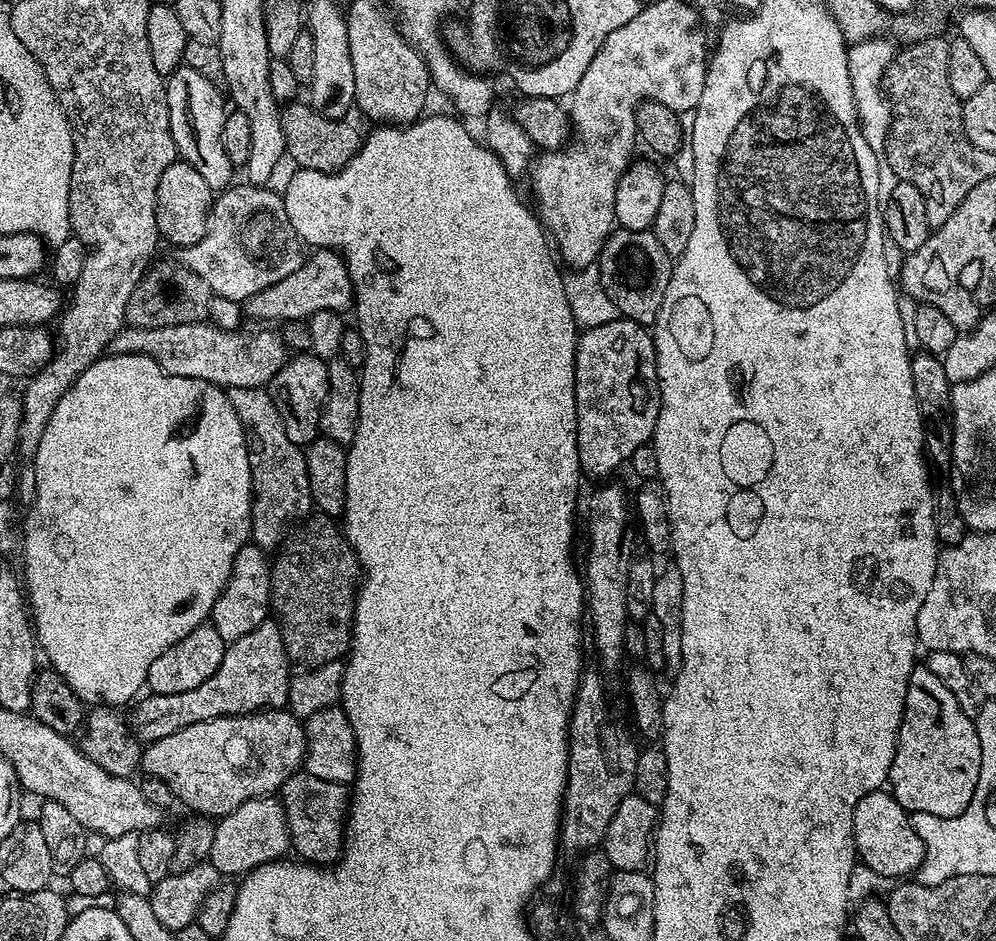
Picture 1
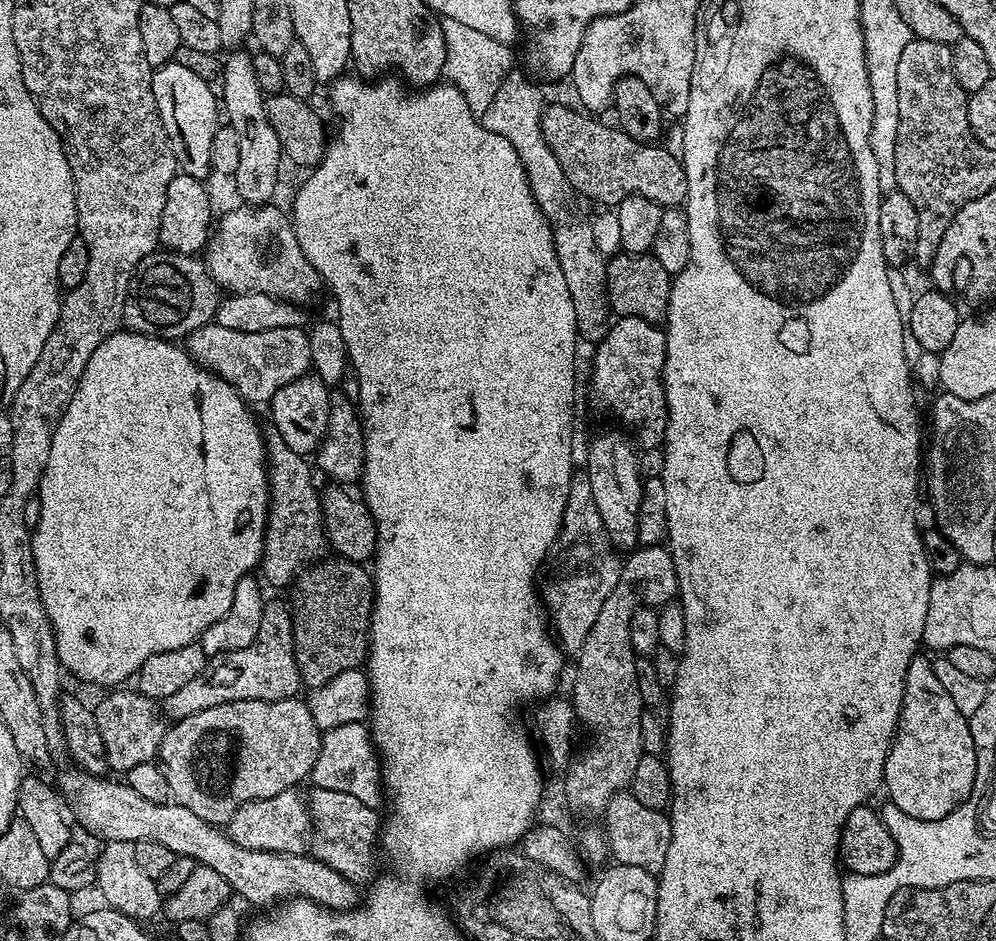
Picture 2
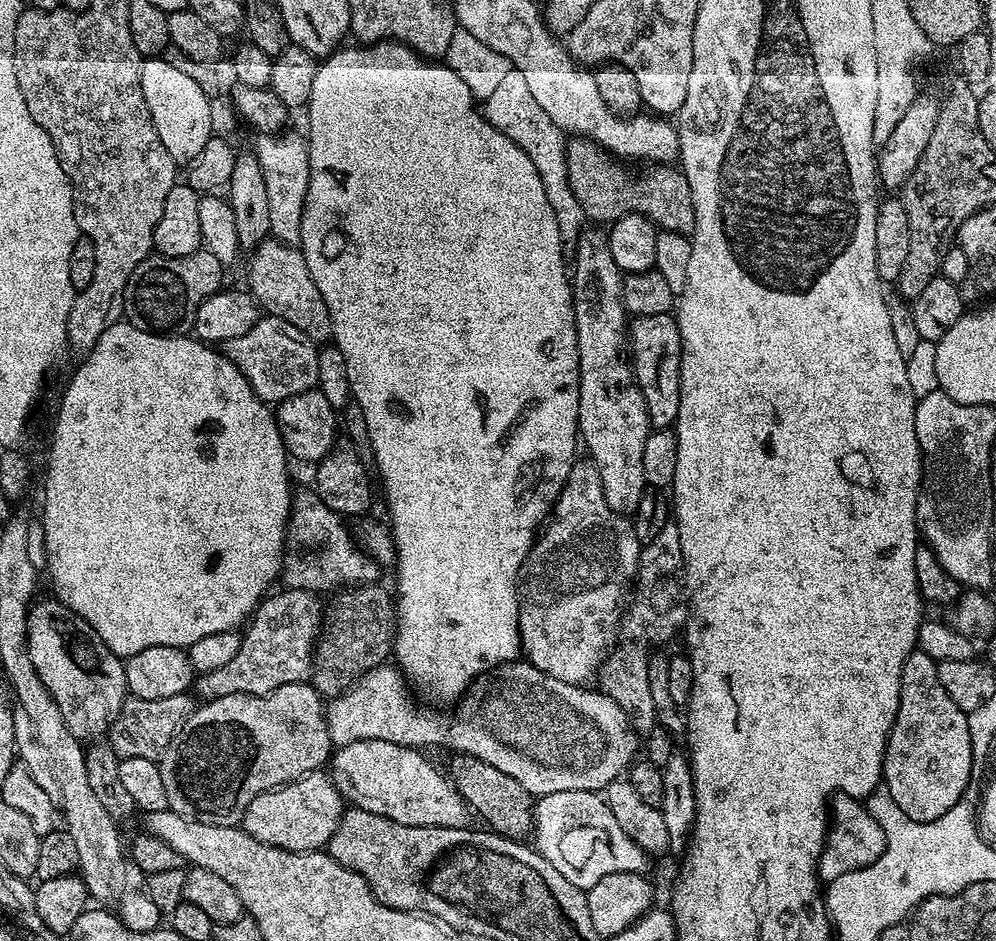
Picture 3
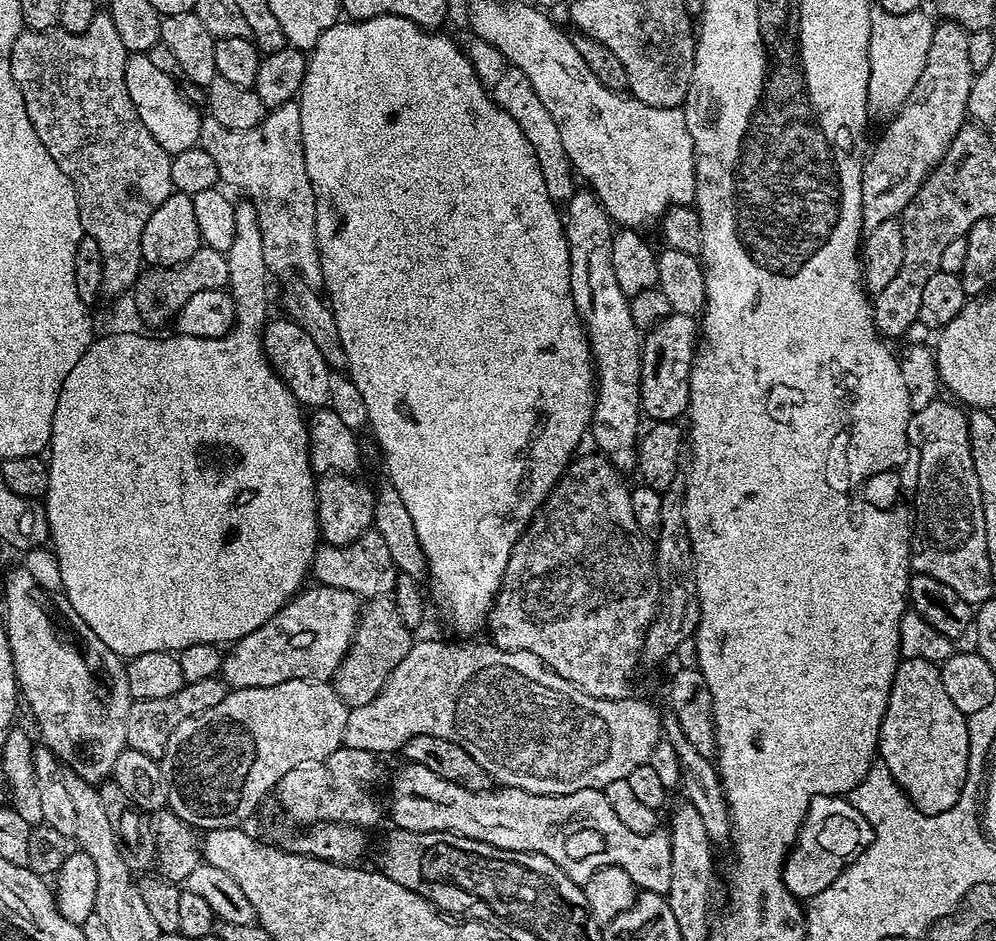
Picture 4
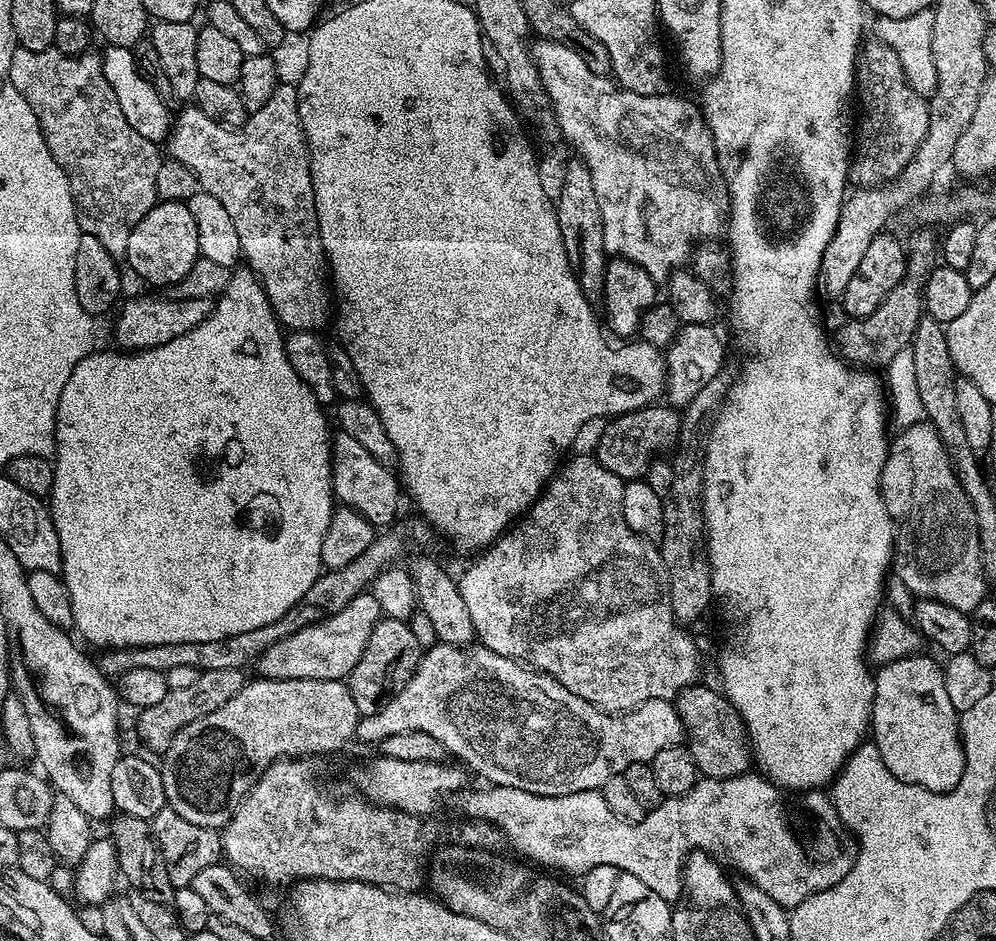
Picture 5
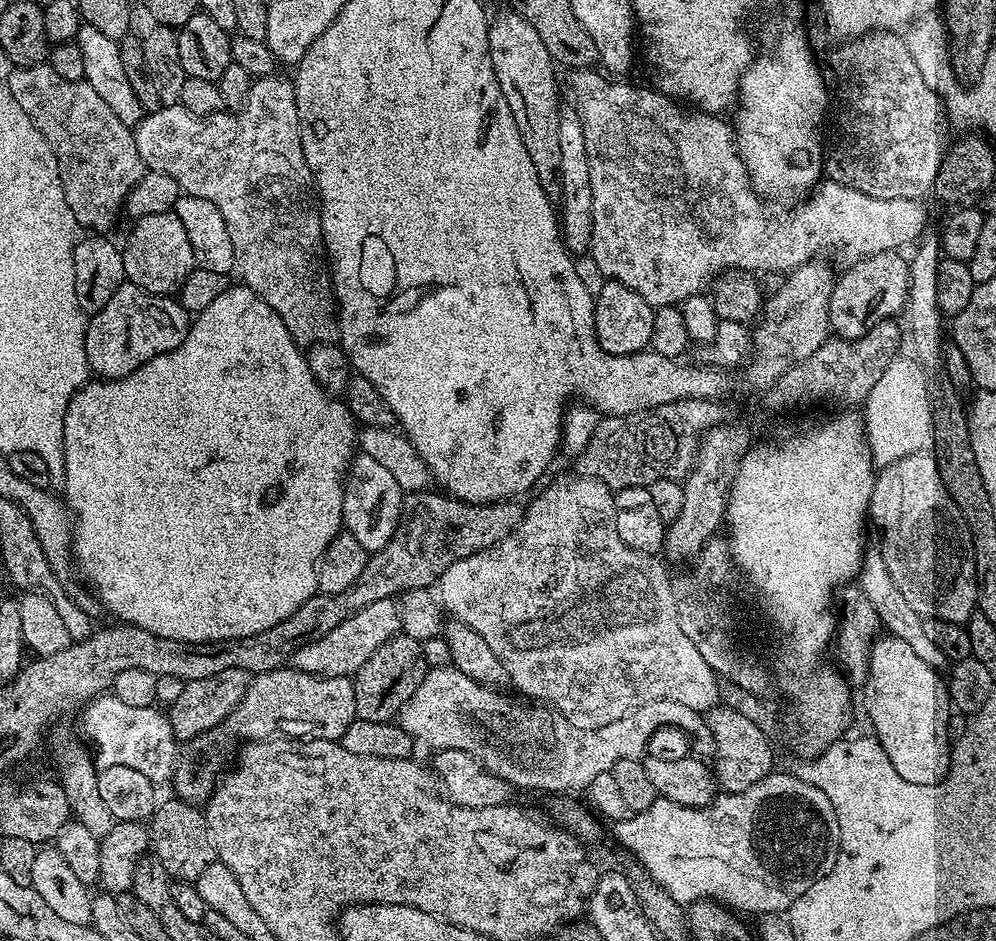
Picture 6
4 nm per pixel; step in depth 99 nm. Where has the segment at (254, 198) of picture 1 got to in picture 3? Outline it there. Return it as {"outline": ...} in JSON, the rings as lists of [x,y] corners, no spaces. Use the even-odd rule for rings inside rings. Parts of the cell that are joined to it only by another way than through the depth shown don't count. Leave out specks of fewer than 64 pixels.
{"outline":[[[269,238],[251,249],[248,260],[248,284],[257,305],[267,315],[277,316],[290,326],[298,326],[302,334],[317,344],[324,346],[332,340],[332,323],[330,310],[326,310],[326,302],[322,302],[322,294],[318,286],[314,286],[314,278],[310,278],[310,270],[306,266],[306,258],[299,247],[283,244],[275,238]]]}

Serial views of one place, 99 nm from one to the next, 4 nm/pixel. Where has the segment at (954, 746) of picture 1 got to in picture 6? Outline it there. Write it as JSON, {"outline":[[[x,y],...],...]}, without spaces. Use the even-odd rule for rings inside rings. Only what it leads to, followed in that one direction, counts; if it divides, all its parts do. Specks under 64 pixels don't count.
{"outline":[[[884,634],[872,644],[872,653],[868,655],[868,678],[862,685],[862,691],[864,708],[872,723],[871,731],[882,750],[886,750],[886,758],[890,758],[890,766],[898,770],[898,775],[911,784],[937,784],[939,780],[943,780],[952,761],[953,741],[950,736],[948,740],[948,719],[954,716],[945,677],[918,658],[909,643]]]}

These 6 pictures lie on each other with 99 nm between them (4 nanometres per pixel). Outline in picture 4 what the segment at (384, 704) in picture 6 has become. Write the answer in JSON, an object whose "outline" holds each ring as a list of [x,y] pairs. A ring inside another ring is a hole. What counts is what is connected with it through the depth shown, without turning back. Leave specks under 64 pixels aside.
{"outline":[[[379,596],[367,601],[361,607],[350,646],[330,681],[338,698],[342,698],[350,710],[366,706],[366,702],[374,702],[382,686],[386,686],[394,666],[398,666],[398,662],[410,654],[413,643],[414,632],[403,624],[392,596]]]}

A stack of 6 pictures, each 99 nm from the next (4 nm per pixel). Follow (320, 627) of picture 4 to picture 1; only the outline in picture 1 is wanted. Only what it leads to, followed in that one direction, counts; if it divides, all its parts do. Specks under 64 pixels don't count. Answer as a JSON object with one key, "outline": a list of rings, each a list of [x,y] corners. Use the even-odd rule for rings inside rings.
{"outline":[[[275,619],[264,620],[258,630],[250,630],[250,634],[231,641],[225,647],[222,666],[218,666],[218,670],[214,670],[202,686],[194,686],[194,690],[186,690],[182,694],[145,695],[130,715],[132,733],[141,742],[151,742],[166,738],[166,734],[174,734],[174,730],[186,730],[186,726],[194,726],[194,722],[284,708],[292,681],[288,667],[290,661],[280,627]]]}

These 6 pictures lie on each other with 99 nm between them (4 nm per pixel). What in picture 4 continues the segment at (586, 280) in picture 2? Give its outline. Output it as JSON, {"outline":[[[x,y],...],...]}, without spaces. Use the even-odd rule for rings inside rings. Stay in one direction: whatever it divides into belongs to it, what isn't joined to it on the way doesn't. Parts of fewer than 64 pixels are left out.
{"outline":[[[507,67],[500,81],[491,89],[490,94],[495,103],[514,118],[514,122],[518,124],[522,134],[533,147],[539,169],[542,170],[542,176],[545,179],[548,199],[555,204],[567,203],[576,191],[574,169],[569,162],[562,138],[559,137],[558,126],[555,125],[550,110],[546,109],[542,100],[538,98],[538,94],[534,92],[529,78],[522,73],[522,70]]]}

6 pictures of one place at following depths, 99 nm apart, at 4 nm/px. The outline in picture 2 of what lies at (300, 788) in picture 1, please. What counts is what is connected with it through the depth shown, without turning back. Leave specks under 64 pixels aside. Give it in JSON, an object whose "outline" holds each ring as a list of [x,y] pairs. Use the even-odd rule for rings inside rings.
{"outline":[[[313,787],[311,791],[306,796],[308,813],[312,816],[310,854],[318,862],[330,866],[330,870],[338,870],[338,874],[351,884],[367,885],[377,875],[376,846],[378,850],[382,833],[381,813],[366,806],[366,802],[358,802],[354,794],[342,794],[342,790]]]}

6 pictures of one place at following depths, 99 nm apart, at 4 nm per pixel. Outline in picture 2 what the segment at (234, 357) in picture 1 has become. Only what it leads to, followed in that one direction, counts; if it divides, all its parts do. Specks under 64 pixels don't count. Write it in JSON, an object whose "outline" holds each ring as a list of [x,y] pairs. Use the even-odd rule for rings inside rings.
{"outline":[[[213,322],[204,324],[186,337],[186,351],[196,359],[197,364],[230,382],[240,397],[252,406],[267,405],[274,394],[286,386],[286,382],[294,382],[294,378],[309,375],[312,367],[310,342],[304,328],[243,332]]]}

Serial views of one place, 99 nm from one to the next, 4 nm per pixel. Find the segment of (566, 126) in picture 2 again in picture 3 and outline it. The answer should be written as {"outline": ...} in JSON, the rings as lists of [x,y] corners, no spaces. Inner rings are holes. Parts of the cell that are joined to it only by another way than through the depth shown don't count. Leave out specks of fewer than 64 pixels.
{"outline":[[[583,138],[567,141],[565,158],[570,188],[589,221],[608,226],[626,214],[637,212],[647,216],[657,229],[691,237],[696,225],[694,194],[690,190],[690,182],[679,167],[648,166],[641,176],[631,176],[624,169],[627,167],[614,158],[611,152],[599,148],[594,141]]]}

